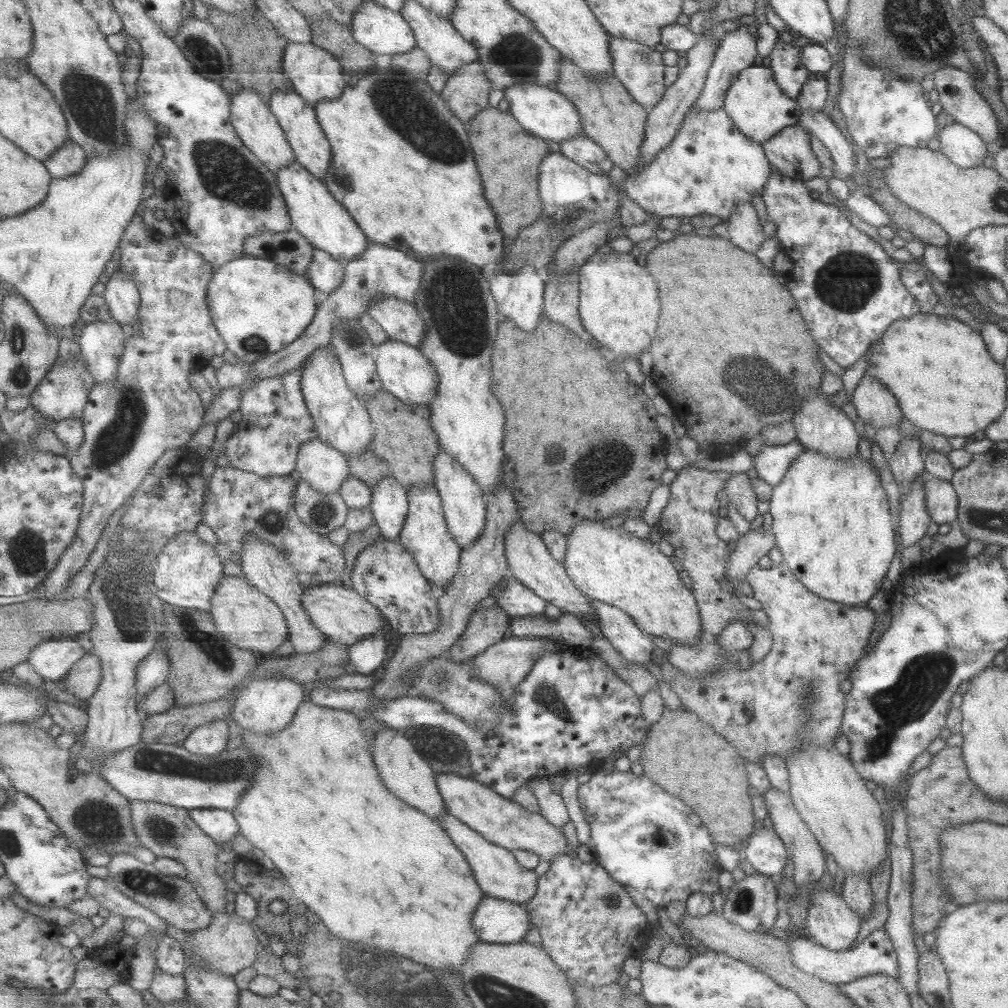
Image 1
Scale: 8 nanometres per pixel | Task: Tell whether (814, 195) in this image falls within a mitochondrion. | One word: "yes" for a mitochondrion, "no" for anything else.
no

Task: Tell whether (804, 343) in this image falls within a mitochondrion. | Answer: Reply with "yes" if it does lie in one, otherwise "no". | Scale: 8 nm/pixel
no

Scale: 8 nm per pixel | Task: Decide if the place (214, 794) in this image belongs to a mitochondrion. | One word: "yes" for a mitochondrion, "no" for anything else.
no

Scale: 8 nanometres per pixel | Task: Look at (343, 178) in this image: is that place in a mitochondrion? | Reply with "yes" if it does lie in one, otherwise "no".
yes

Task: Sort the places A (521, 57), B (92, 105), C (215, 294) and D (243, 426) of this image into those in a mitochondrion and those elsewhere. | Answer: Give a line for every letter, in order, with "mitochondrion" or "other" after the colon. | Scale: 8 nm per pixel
A: mitochondrion
B: mitochondrion
C: other
D: other

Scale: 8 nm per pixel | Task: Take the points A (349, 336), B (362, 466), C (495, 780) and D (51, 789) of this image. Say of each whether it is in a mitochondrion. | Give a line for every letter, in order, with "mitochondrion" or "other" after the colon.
A: mitochondrion
B: other
C: other
D: other

